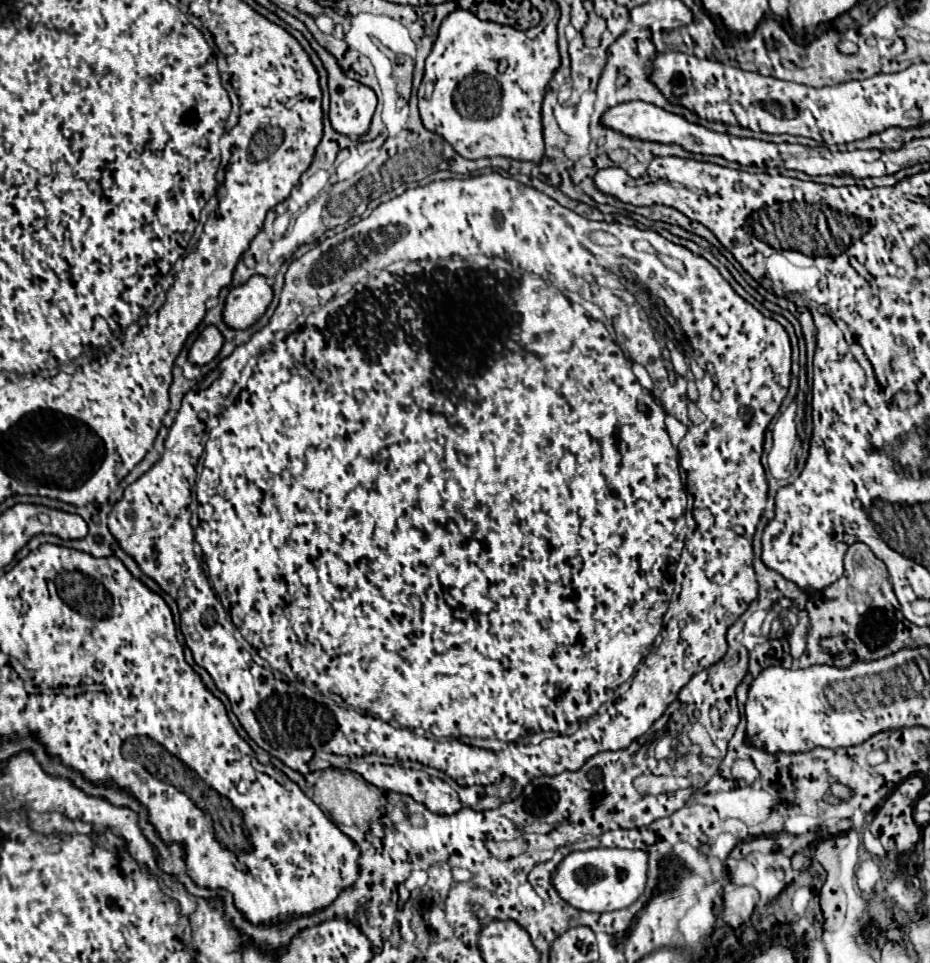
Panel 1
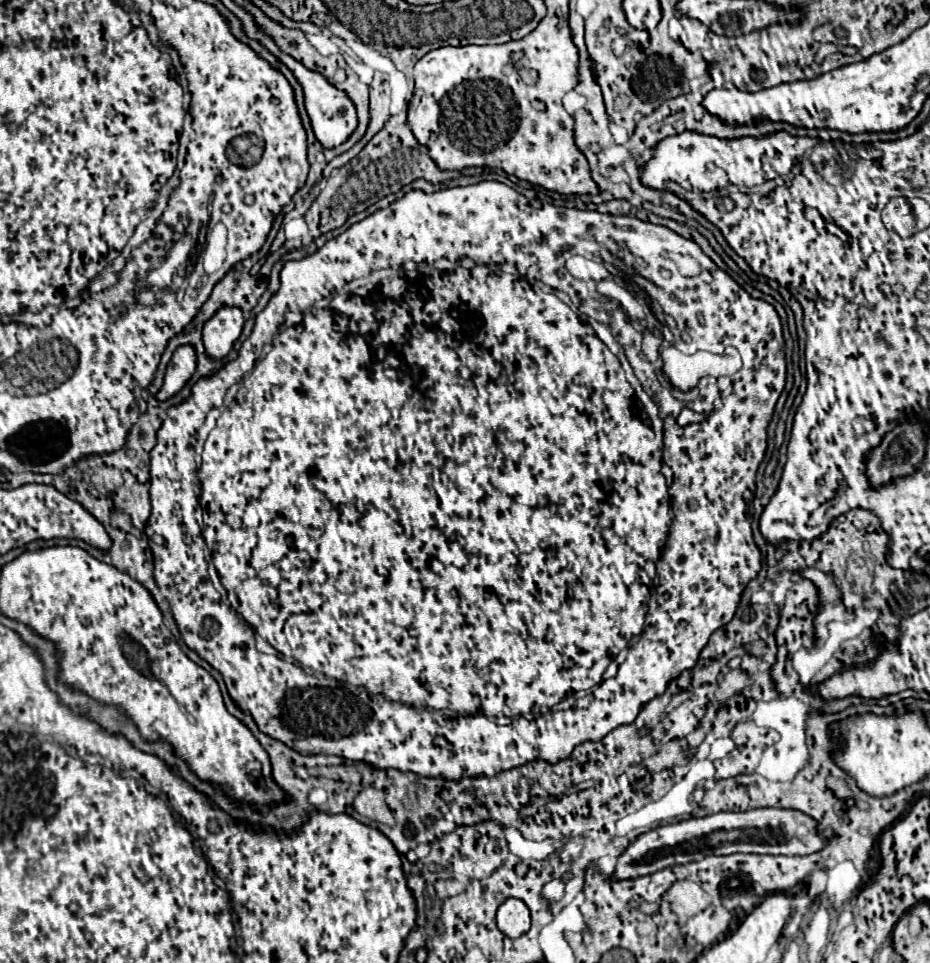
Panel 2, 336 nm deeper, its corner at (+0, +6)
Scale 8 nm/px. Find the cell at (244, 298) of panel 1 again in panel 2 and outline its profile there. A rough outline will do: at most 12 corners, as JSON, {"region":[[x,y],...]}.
{"region":[[222,307],[204,323],[206,353],[226,357],[242,333],[240,307]]}

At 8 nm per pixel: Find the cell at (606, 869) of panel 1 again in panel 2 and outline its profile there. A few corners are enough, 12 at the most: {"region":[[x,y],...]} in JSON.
{"region":[[796,809],[716,813],[650,829],[614,881],[708,855],[810,855],[824,847]]}

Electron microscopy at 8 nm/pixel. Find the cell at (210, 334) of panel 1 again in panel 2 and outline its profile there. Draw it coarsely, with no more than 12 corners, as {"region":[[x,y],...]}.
{"region":[[178,347],[168,363],[162,401],[178,393],[196,371],[196,351]]}

